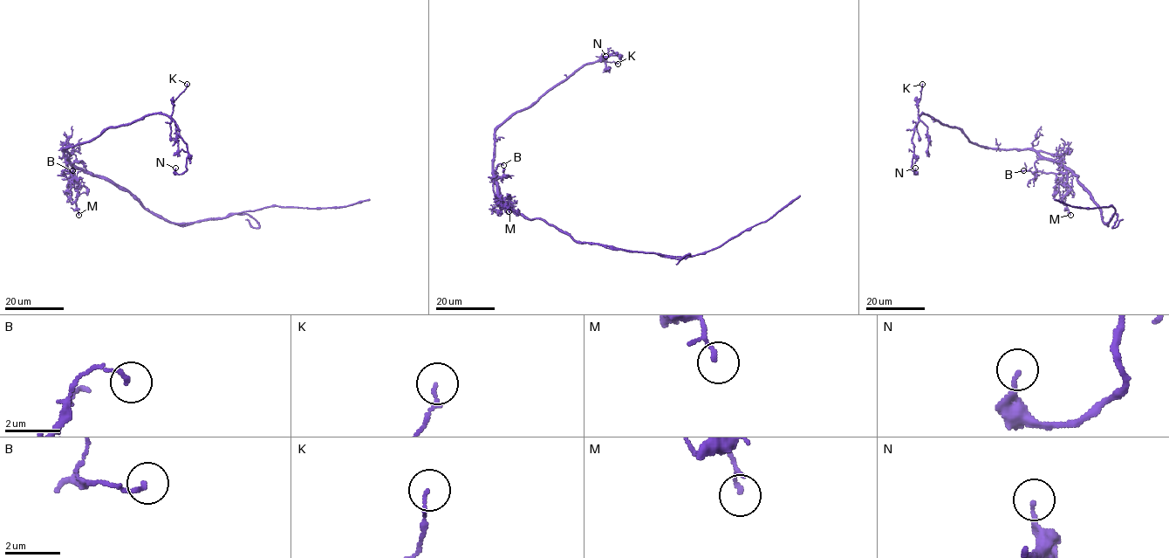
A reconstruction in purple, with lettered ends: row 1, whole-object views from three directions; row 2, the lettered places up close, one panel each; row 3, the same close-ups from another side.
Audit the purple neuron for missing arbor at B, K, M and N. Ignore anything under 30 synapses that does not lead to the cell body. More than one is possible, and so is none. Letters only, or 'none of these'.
none of these

